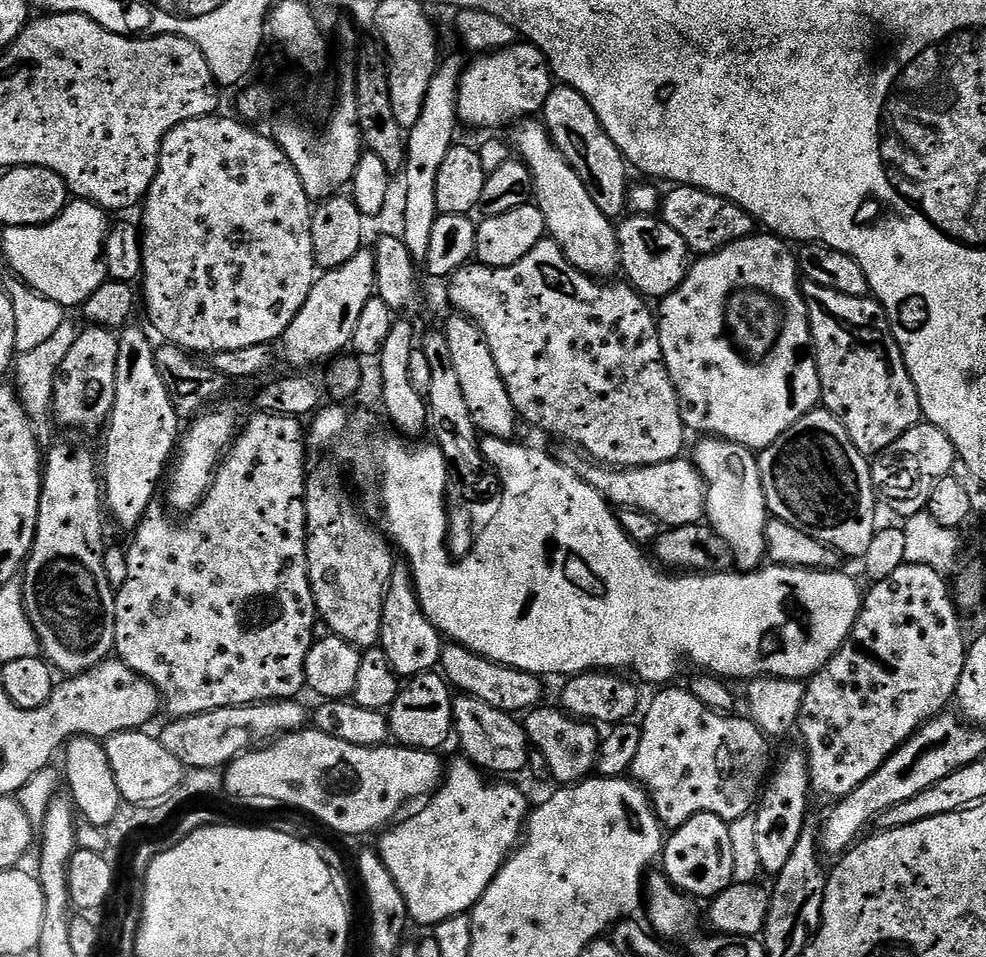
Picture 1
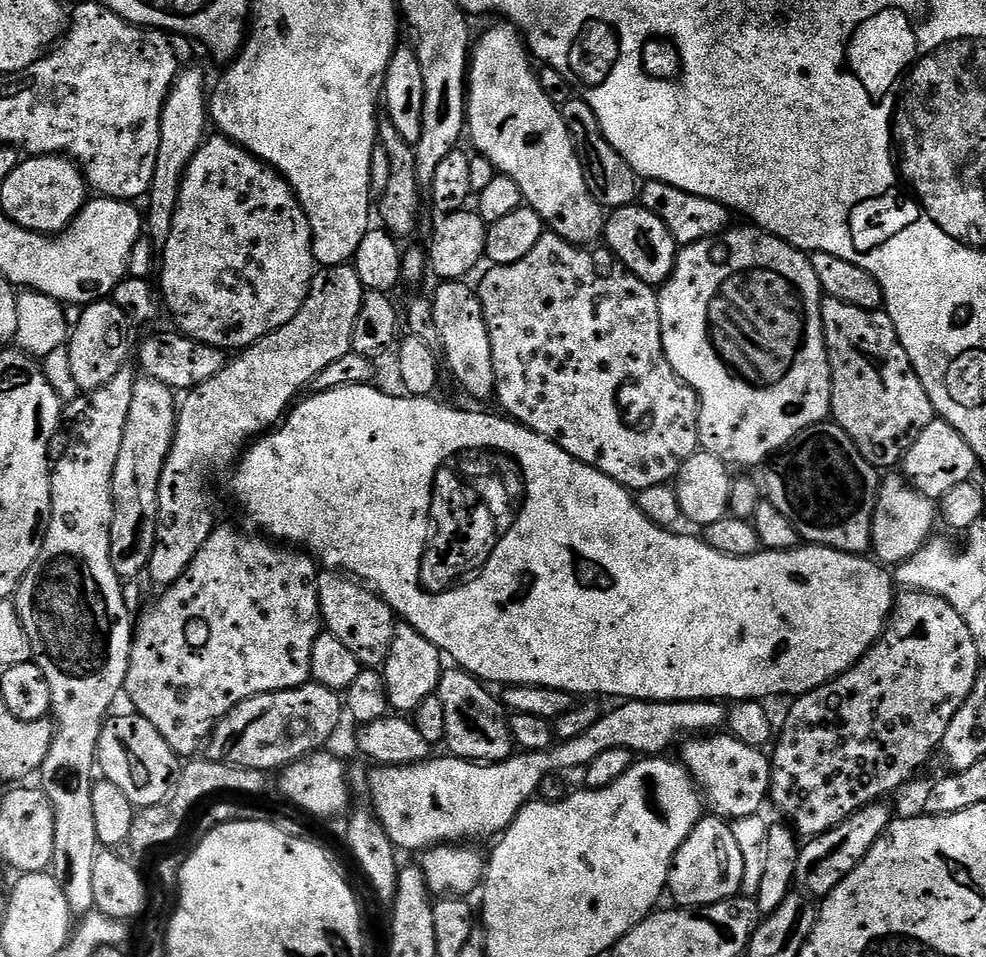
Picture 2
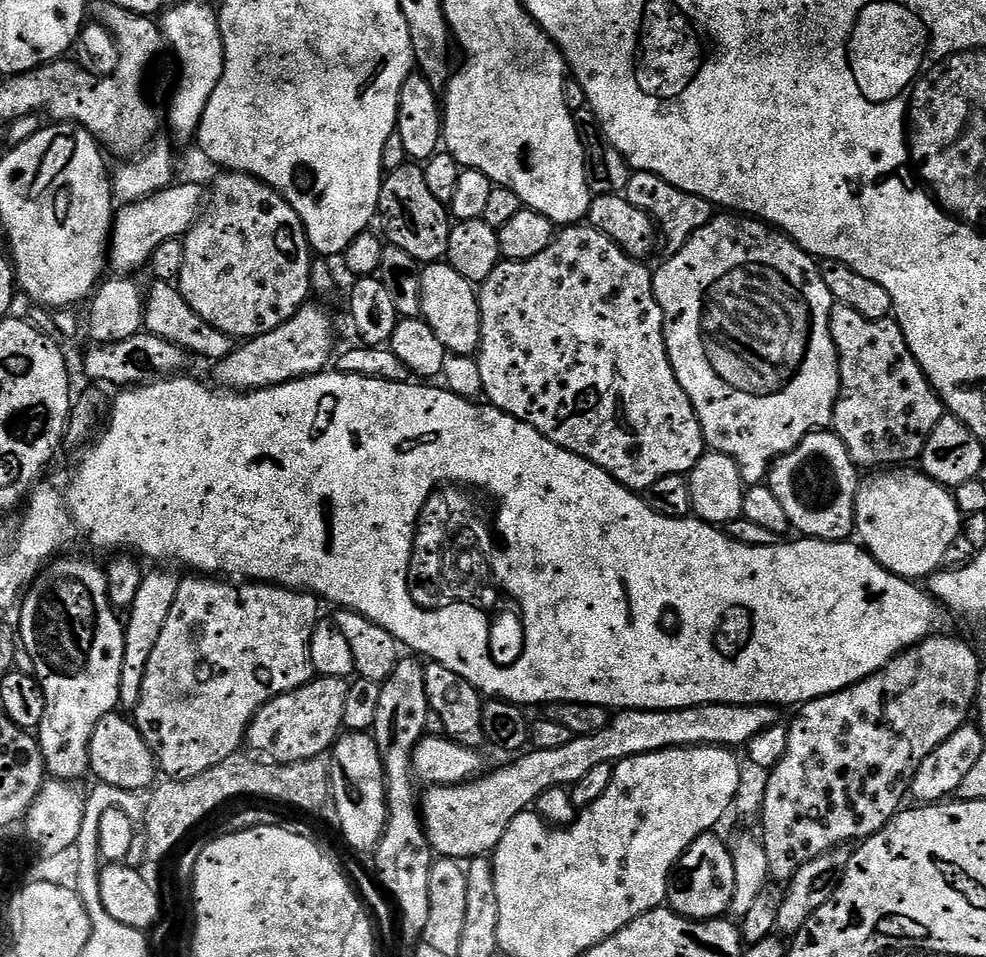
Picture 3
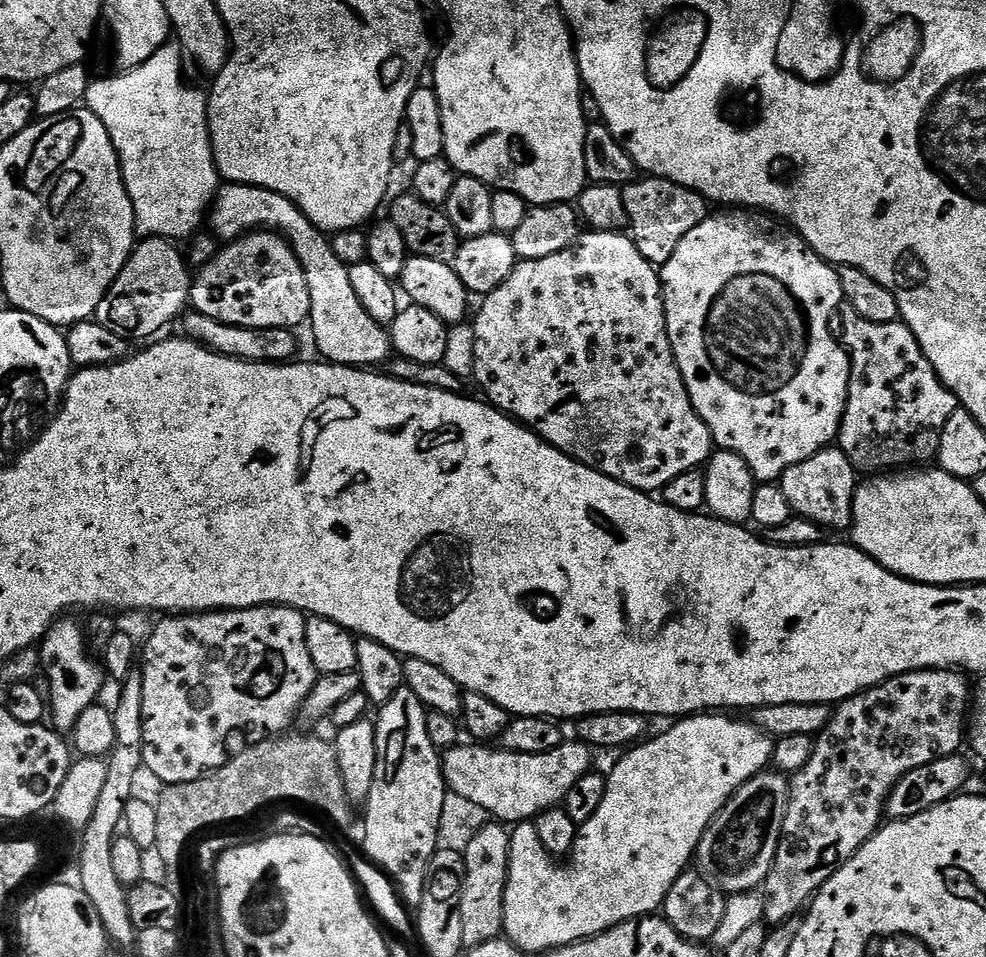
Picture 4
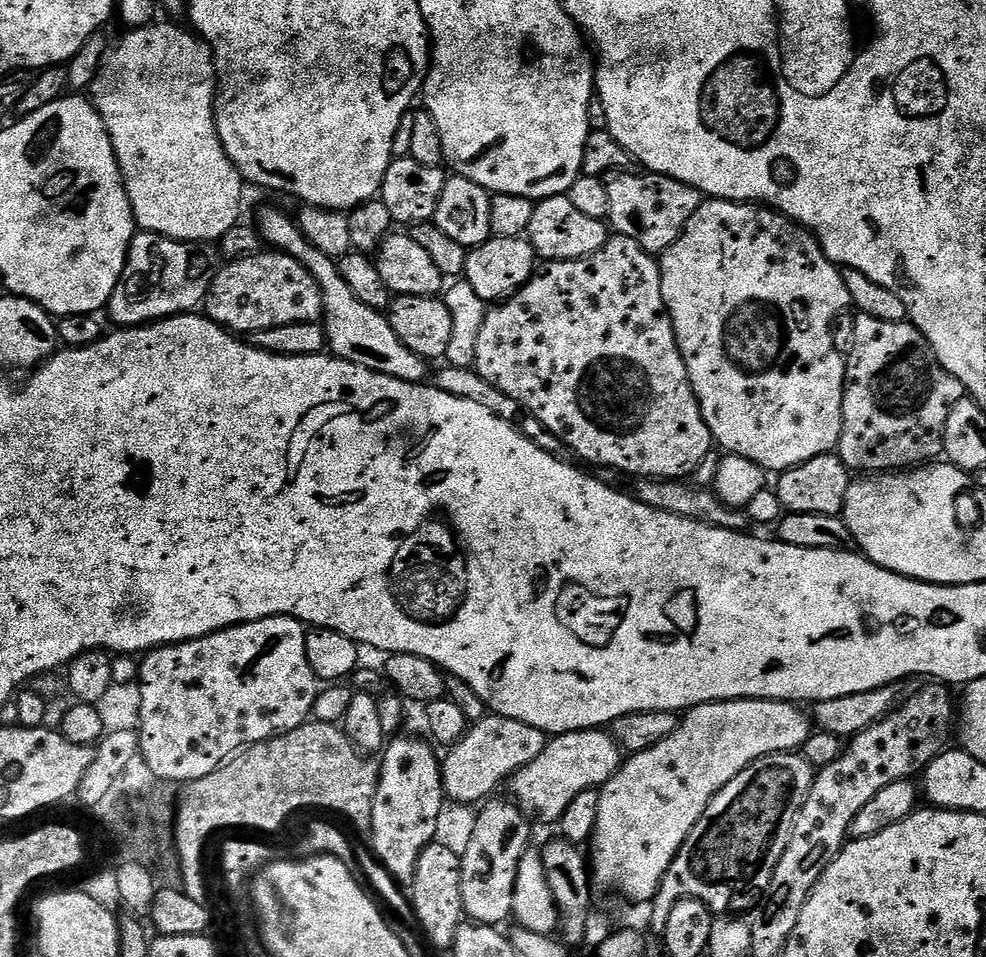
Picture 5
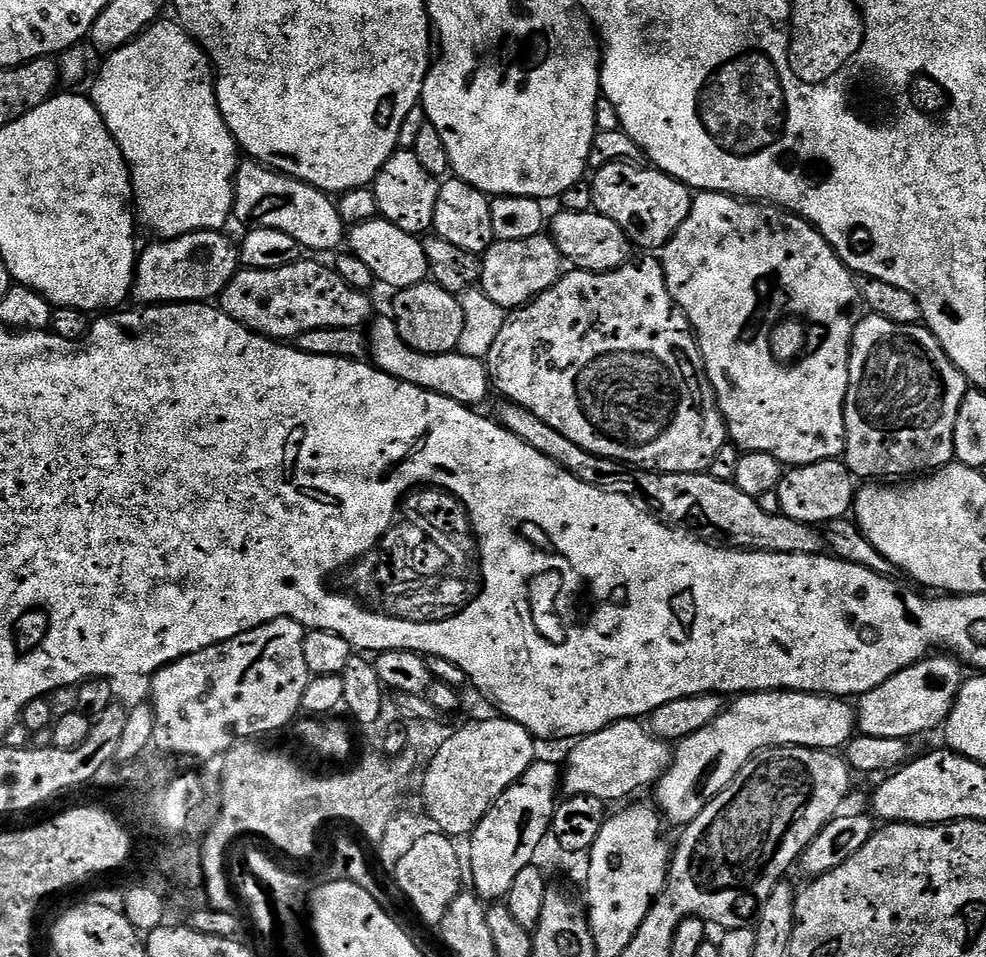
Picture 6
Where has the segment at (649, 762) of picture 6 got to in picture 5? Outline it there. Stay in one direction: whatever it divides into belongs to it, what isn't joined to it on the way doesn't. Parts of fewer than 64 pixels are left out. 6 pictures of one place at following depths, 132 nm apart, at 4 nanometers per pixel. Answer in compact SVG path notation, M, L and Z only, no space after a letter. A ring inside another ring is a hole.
M589 730L587 732L567 732L561 736L553 736L545 743L544 752L534 758L522 770L518 770L507 781L506 788L509 788L516 797L514 803L517 808L523 810L529 821L540 824L555 825L566 814L566 806L578 798L578 794L591 792L604 787L607 780L620 769L622 763L622 749L616 743L614 737L604 730Z

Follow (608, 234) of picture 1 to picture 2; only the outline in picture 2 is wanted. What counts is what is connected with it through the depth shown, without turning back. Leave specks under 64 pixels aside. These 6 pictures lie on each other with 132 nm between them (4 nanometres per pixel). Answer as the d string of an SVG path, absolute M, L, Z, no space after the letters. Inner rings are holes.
M499 22L484 37L475 41L474 47L470 52L470 63L468 66L468 78L466 87L468 90L468 119L466 121L466 136L472 144L476 147L475 151L481 156L485 156L491 164L496 167L497 173L502 176L509 176L514 178L514 182L518 182L518 190L522 190L524 195L524 204L527 207L533 208L537 214L544 219L545 225L550 226L551 231L556 232L566 242L571 244L578 244L581 246L592 246L603 237L604 234L604 221L606 219L605 209L601 208L600 203L595 200L590 194L590 190L586 186L586 178L582 174L582 166L580 159L576 153L576 144L572 140L570 130L566 126L566 122L562 118L560 108L554 101L551 100L549 92L545 90L540 83L540 77L537 69L532 69L534 65L533 57L528 51L528 45L524 42L524 37L520 35L520 29L507 22Z

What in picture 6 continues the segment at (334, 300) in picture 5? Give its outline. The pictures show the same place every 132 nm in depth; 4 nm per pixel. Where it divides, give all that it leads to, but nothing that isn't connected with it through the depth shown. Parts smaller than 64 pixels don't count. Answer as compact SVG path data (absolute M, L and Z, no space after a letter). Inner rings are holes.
M377 315L370 324L370 360L380 371L390 374L396 380L424 388L428 392L442 394L459 404L480 406L487 398L488 392L490 393L490 381L484 360L463 356L458 350L437 356L422 354L418 350L408 348L406 342L402 342L391 315L379 316Z

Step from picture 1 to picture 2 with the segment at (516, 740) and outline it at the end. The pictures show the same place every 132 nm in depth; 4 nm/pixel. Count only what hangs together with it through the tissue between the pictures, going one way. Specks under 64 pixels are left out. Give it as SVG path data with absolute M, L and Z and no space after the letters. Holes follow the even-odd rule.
M445 667L440 676L438 695L446 718L443 743L448 744L447 751L451 755L472 760L476 764L497 764L499 760L507 760L514 752L506 709L503 703L497 697L495 700L487 690L489 691L481 681L463 668Z

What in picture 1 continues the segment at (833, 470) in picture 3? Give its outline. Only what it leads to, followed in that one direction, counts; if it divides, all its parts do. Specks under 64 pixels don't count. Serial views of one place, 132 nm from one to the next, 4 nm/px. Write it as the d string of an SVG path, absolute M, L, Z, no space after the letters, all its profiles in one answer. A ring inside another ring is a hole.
M813 410L798 418L798 422L794 422L786 434L779 436L770 447L759 453L758 459L764 497L769 513L775 519L790 522L790 526L802 530L802 534L818 538L818 542L830 546L841 557L863 558L867 554L878 529L878 497L876 487L872 485L872 466L869 457L863 456L854 442L850 442L850 434L846 434L842 422L838 422L833 412Z

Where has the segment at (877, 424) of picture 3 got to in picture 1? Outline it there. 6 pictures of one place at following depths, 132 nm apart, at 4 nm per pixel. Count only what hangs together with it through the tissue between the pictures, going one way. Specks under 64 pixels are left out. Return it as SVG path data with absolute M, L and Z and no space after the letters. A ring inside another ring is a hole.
M809 280L801 283L800 292L808 311L823 407L833 412L838 422L842 422L846 434L850 434L850 442L854 442L863 456L875 458L882 450L886 450L886 446L894 446L894 442L898 442L906 430L922 420L920 399L904 365L900 347L888 328L884 308L875 298L838 294L838 290L826 290L826 286L818 286Z

